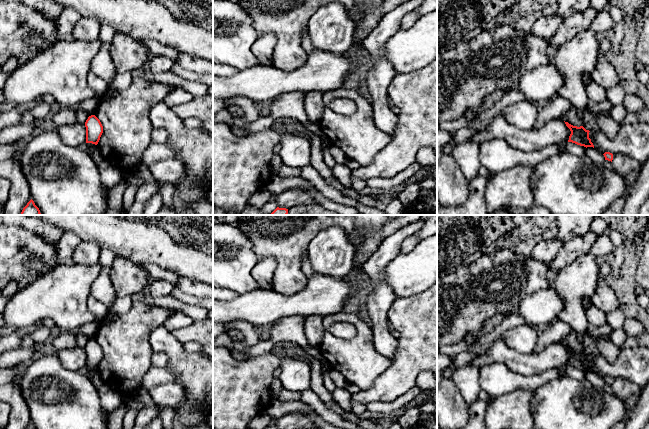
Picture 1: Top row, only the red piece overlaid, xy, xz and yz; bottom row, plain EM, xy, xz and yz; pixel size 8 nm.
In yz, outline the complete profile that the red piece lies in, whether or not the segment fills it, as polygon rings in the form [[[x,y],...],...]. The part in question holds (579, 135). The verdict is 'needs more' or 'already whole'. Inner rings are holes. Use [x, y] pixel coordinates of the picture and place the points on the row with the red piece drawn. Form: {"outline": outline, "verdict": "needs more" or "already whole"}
{"outline": [[[565,122],[566,126],[570,129],[571,134],[568,142],[575,143],[584,147],[593,147],[594,145],[589,138],[589,130],[586,130],[583,126],[577,127]]], "verdict": "already whole"}

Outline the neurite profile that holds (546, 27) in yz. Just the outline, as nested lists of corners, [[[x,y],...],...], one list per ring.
[[[558,14],[549,17],[542,15],[533,23],[530,33],[548,39],[557,32],[562,21],[563,18]]]

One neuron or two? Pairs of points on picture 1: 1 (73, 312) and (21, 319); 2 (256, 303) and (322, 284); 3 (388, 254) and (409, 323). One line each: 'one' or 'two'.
1: one
2: one
3: two

